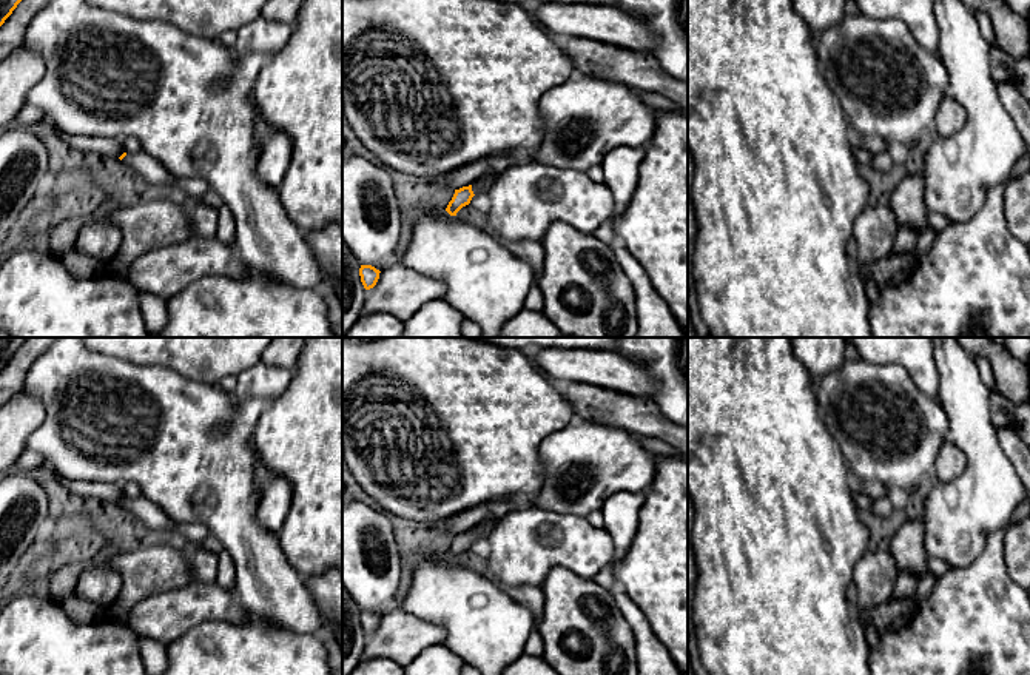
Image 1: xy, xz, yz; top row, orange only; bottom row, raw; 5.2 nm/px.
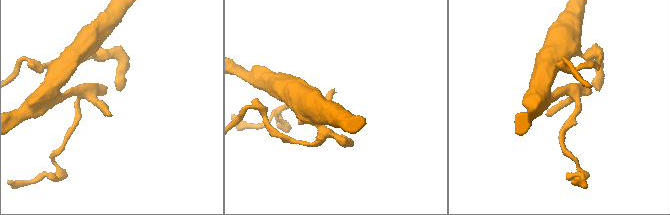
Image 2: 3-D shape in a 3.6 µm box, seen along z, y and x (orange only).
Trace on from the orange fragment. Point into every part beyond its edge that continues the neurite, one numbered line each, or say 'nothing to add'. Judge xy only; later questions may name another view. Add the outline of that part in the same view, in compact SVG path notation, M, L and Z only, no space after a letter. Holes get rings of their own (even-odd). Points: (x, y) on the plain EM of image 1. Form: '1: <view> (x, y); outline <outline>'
1: xy (148, 512); outline M126 498L122 507L134 512L148 527L177 530L193 544L202 544L211 535L210 529L202 524L173 522L168 515L162 513L156 504L146 499Z

